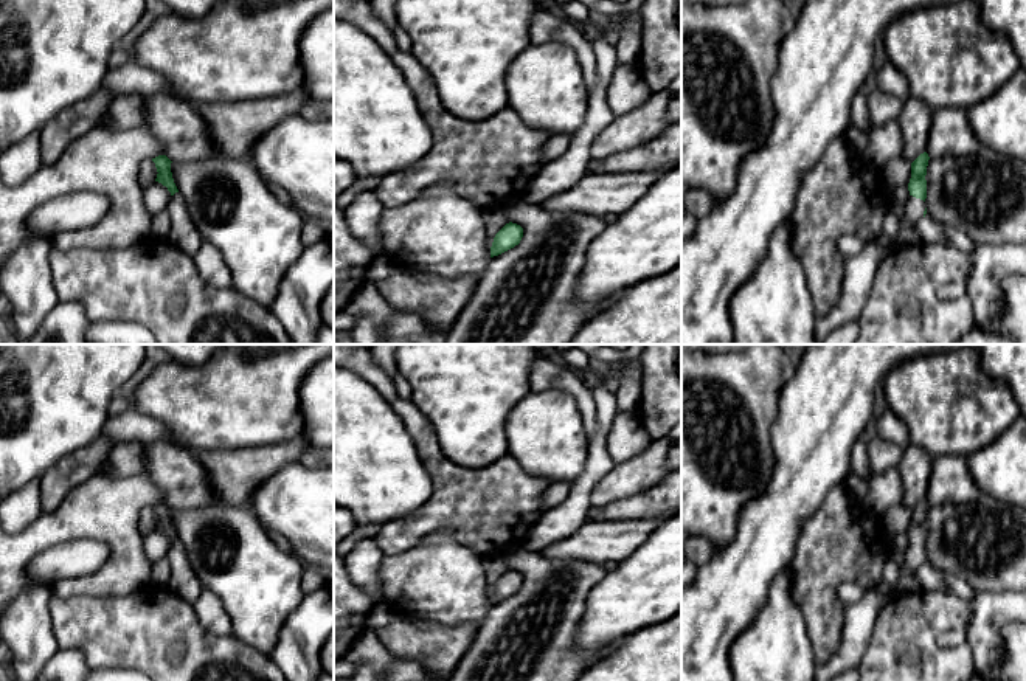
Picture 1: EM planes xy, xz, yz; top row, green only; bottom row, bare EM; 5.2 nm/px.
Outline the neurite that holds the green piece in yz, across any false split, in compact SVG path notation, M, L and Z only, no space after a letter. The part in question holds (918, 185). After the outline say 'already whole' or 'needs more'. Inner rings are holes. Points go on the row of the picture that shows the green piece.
M920 154L911 163L911 178L908 183L910 197L903 205L903 219L899 228L899 245L913 245L925 237L917 231L916 223L925 217L925 199L927 199L927 166L928 166L928 154Z; needs more

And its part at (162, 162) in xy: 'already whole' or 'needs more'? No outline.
needs more

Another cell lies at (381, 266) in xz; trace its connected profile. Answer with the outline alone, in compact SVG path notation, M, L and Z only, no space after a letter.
M386 254L374 256L366 268L365 281L374 284L380 282L390 275L393 264L394 262Z

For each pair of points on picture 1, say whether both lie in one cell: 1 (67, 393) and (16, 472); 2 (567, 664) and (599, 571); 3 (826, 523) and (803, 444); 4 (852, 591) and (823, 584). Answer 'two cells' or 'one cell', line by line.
1: one cell
2: one cell
3: two cells
4: two cells

